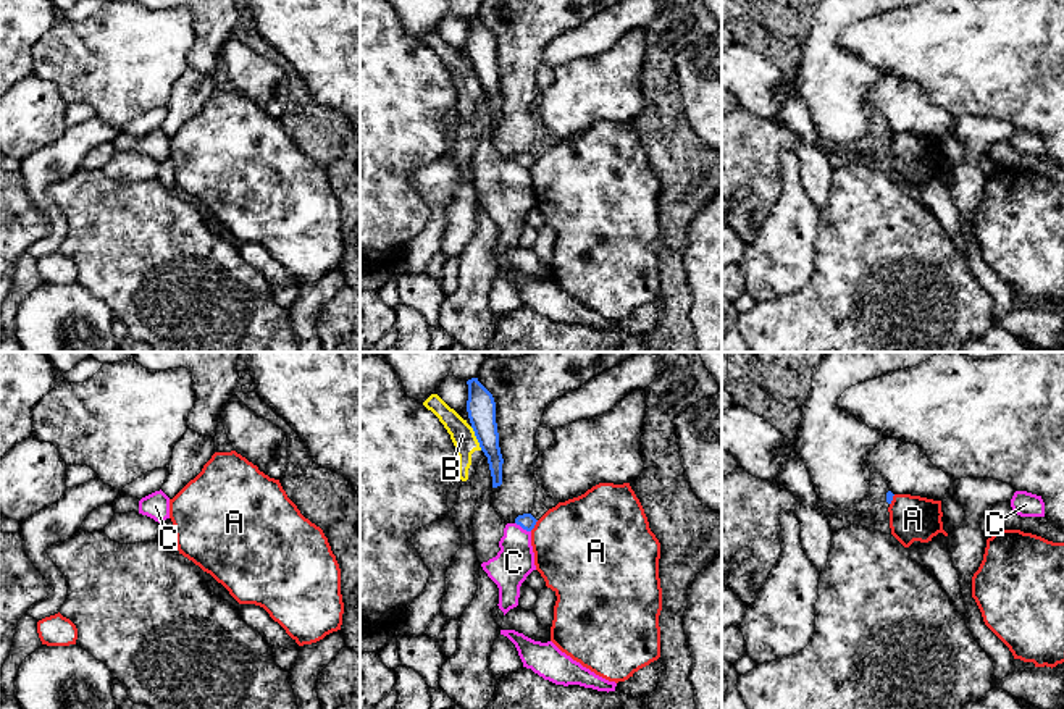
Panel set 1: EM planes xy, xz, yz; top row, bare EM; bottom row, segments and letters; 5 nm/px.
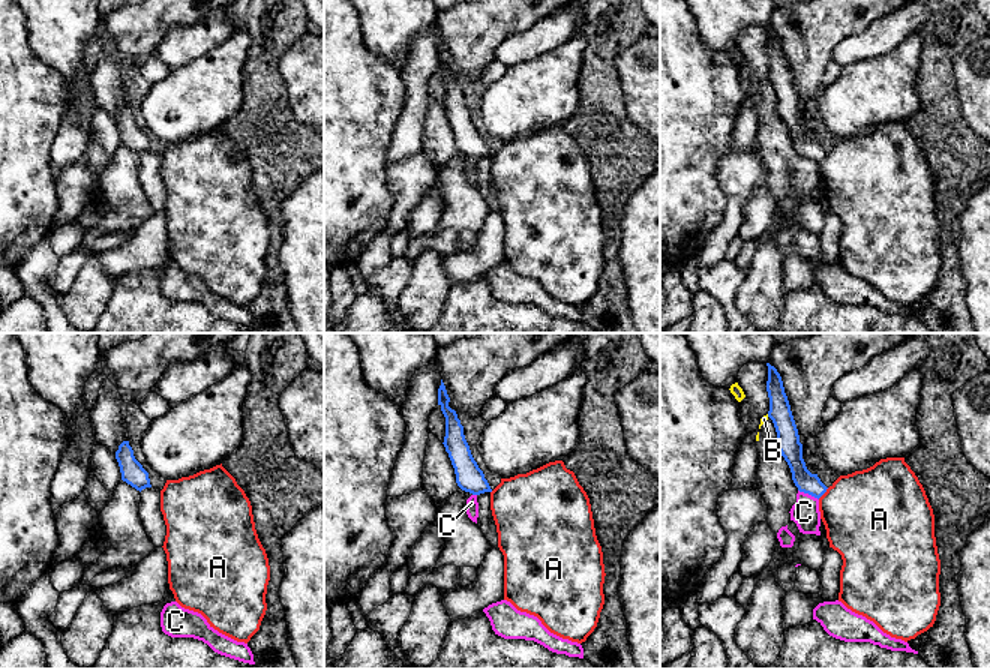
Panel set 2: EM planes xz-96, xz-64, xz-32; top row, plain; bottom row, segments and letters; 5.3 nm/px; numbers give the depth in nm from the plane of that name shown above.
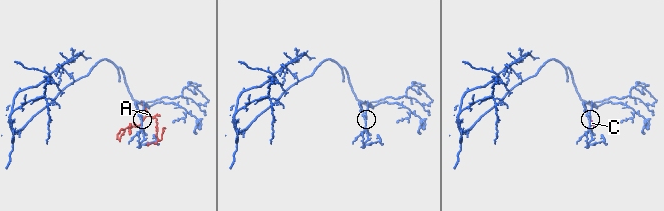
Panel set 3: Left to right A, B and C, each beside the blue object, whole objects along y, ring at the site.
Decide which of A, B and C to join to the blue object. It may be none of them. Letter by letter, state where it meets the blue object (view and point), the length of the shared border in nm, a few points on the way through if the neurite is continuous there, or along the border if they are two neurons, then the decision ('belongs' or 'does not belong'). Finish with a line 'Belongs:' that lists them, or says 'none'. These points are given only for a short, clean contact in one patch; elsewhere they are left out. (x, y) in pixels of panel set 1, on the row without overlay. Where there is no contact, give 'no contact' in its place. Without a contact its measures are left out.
A: xz (535, 162) | 70 nm | along xz (538, 159), (530, 168) | does not belong
B: xz (477, 76) | 130 nm | along xz (470, 65), (481, 88) | does not belong
C: xz (523, 167) | 90 nm | along xz (515, 160), (530, 170) | does not belong
Belongs: none

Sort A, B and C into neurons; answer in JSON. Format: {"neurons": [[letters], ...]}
{"neurons": [["A"], ["B", "C"]]}

